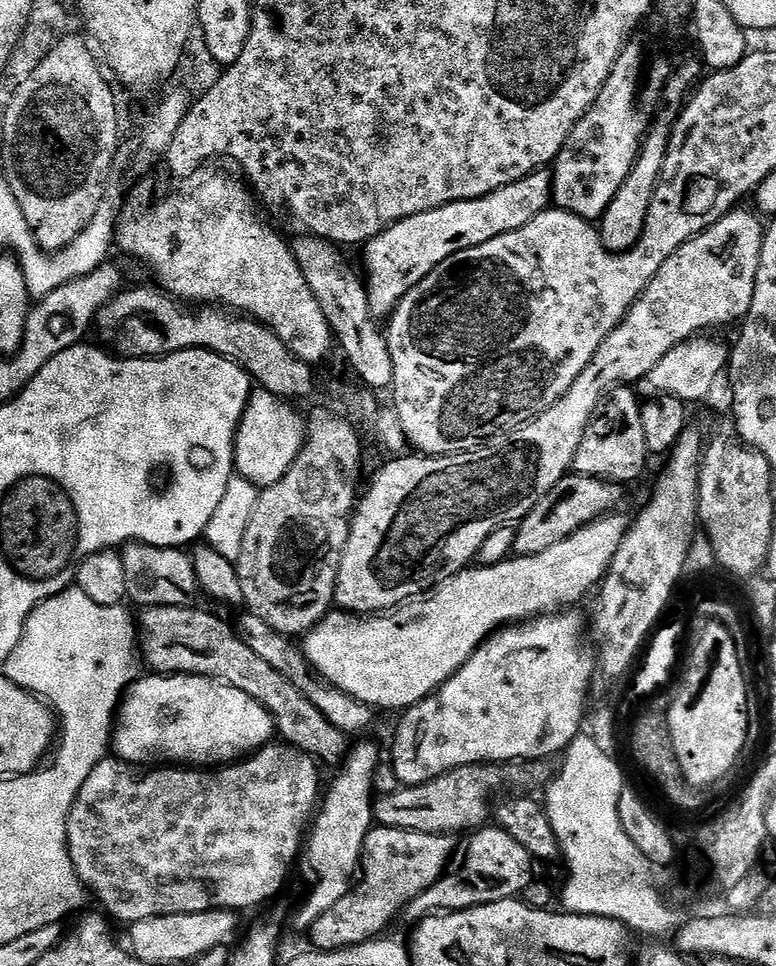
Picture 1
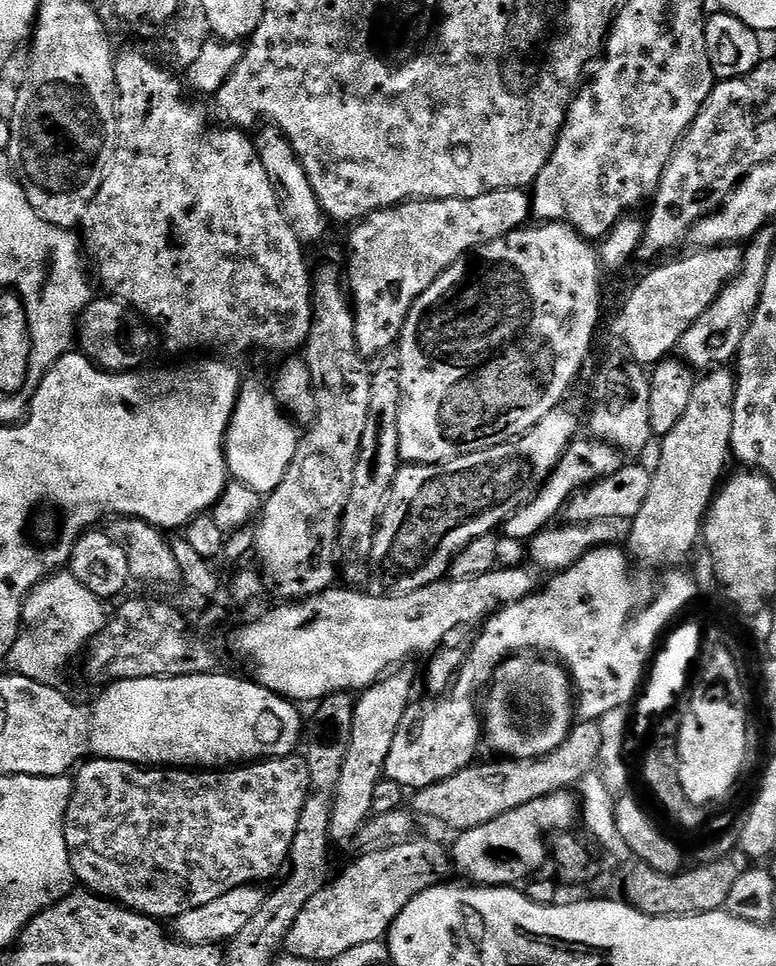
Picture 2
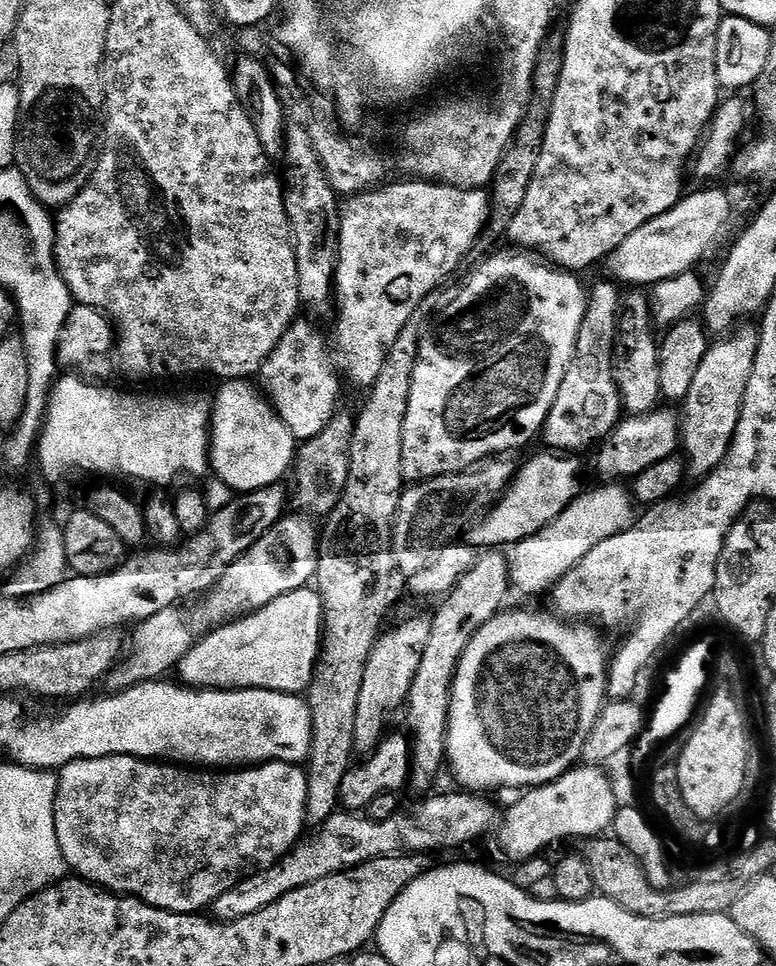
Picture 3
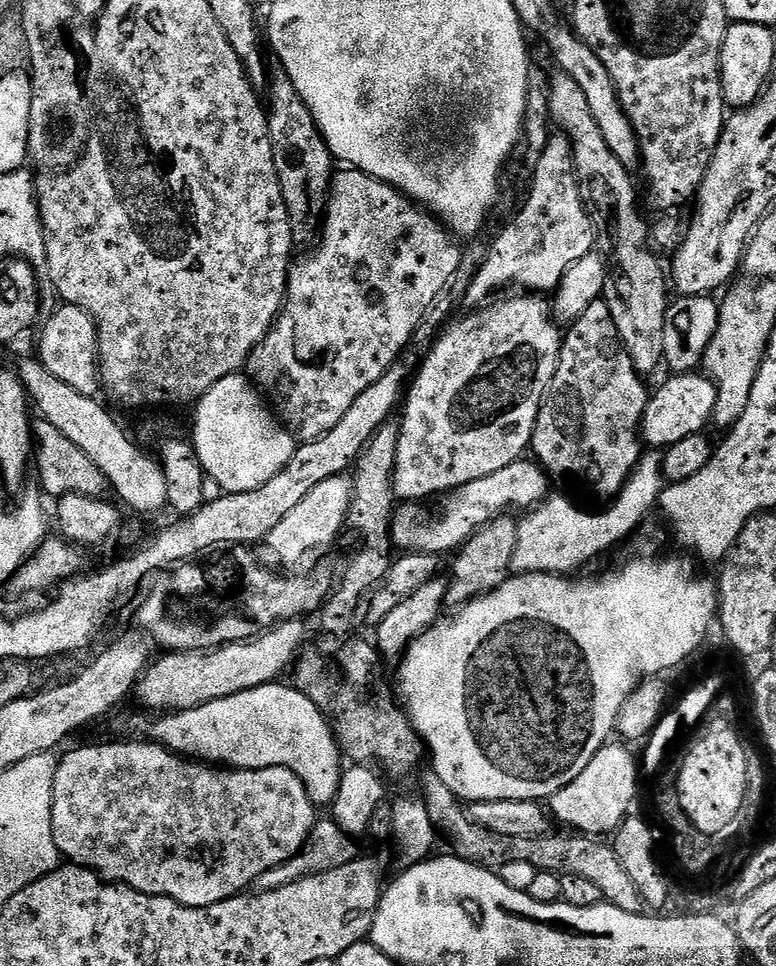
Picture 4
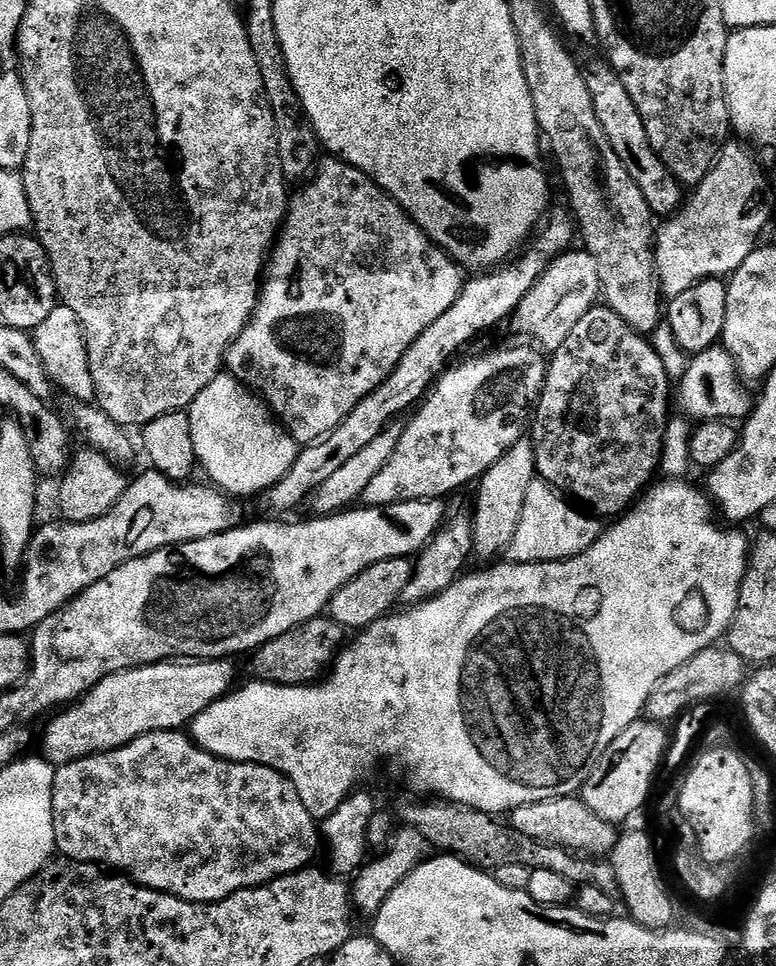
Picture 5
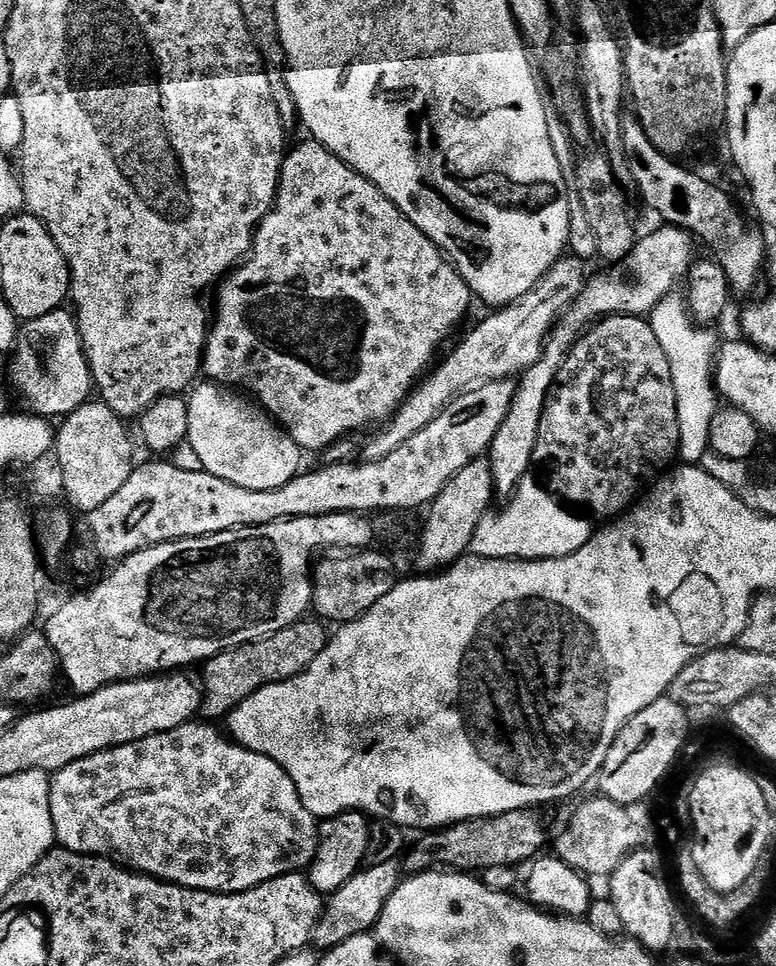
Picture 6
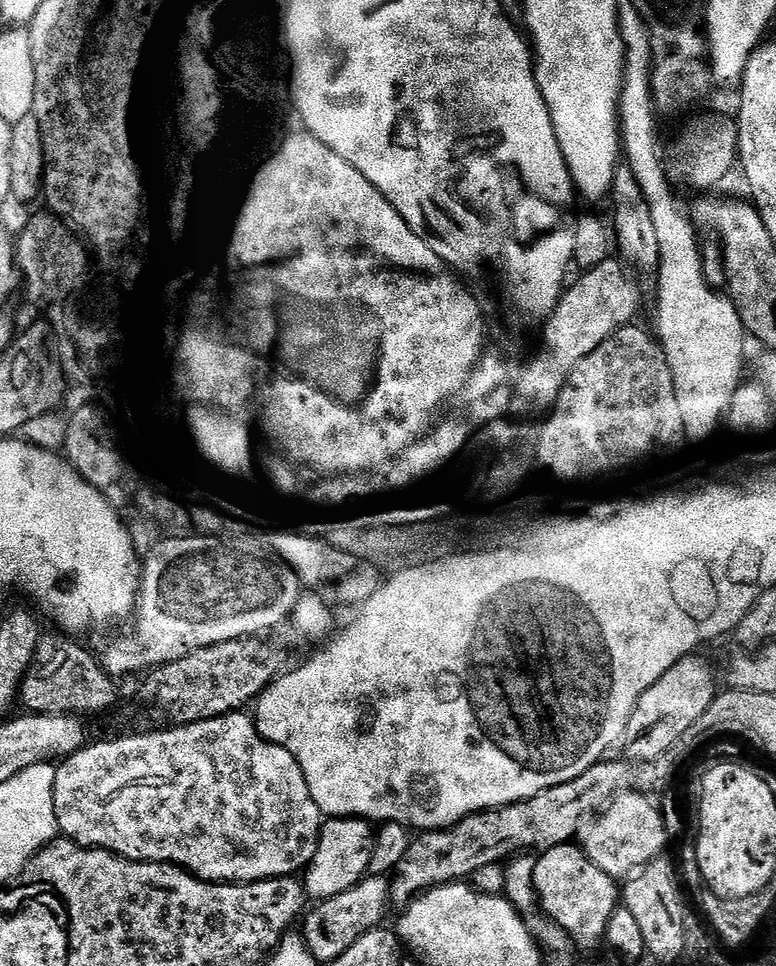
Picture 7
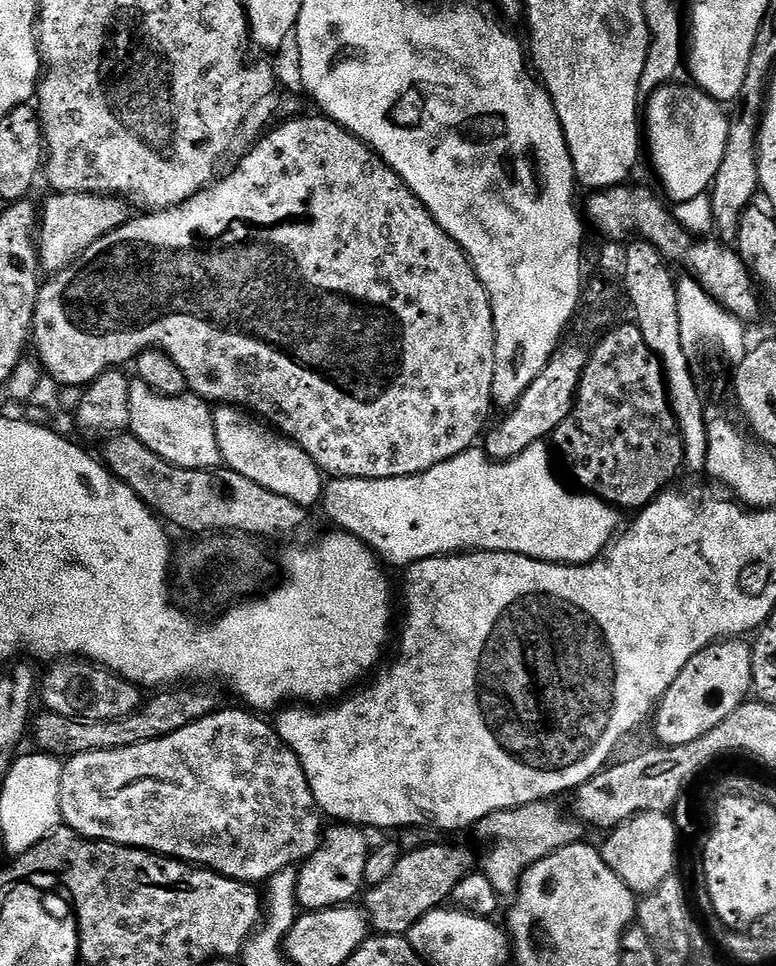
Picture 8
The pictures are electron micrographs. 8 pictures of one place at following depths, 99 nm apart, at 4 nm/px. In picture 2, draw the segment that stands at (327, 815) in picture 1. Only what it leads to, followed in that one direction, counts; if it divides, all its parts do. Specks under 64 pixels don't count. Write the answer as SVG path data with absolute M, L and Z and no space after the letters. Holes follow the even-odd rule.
M396 670L376 681L359 693L352 710L350 750L346 750L346 762L342 762L342 774L338 777L338 790L334 794L334 806L330 814L330 834L333 845L348 844L357 839L361 828L373 815L371 802L374 788L384 776L386 757L394 742L398 724L414 700L412 676Z

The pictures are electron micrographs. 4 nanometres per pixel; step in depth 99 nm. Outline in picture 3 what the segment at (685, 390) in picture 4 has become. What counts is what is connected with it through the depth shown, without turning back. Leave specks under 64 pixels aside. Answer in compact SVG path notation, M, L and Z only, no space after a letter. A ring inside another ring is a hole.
M660 406L643 414L632 414L621 419L612 435L599 445L596 456L596 472L604 482L624 482L641 476L654 462L677 455L682 444L682 420L670 409Z

